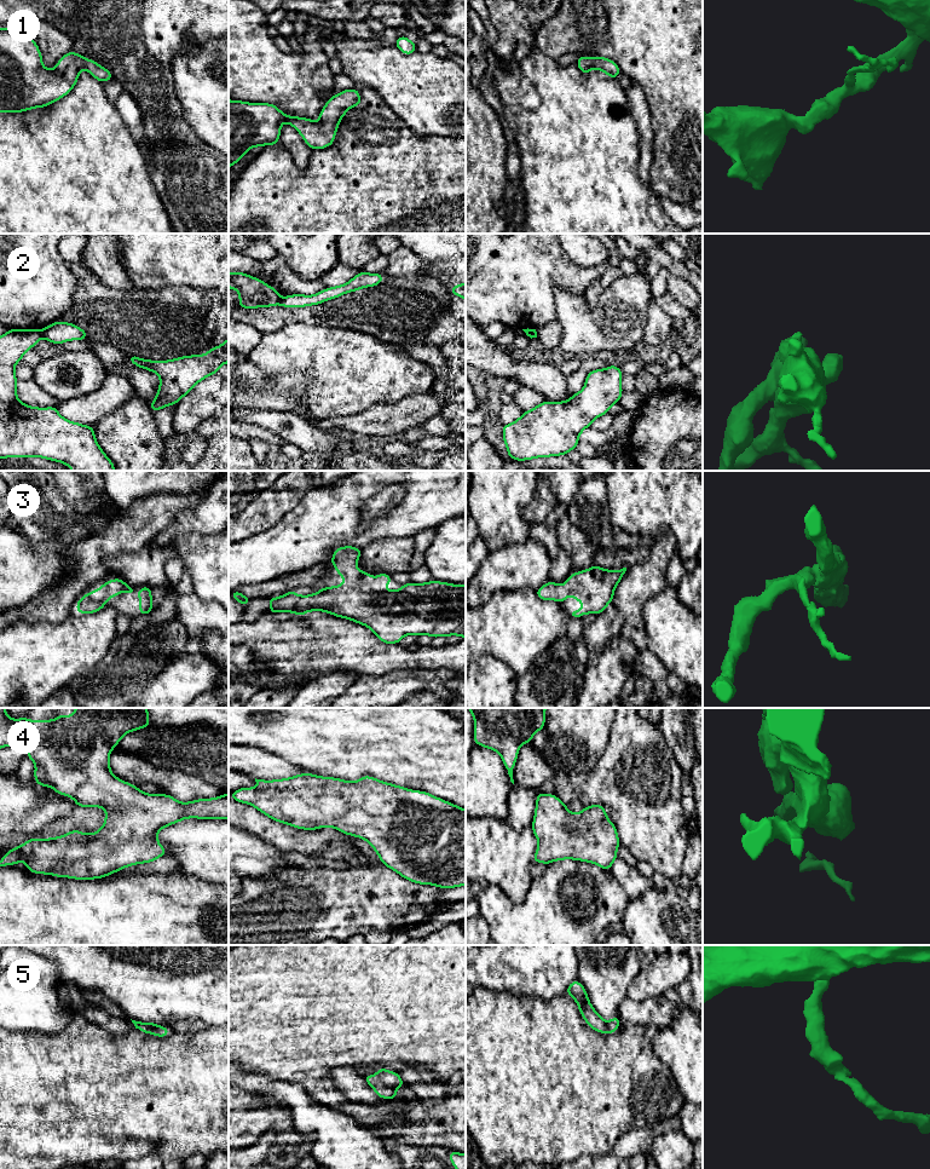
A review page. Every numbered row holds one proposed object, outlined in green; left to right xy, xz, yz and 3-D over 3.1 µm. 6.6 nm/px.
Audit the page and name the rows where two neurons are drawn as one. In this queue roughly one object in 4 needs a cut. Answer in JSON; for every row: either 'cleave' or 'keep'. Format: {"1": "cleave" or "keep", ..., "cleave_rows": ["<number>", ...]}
{"1": "keep", "2": "cleave", "3": "keep", "4": "keep", "5": "keep", "cleave_rows": ["2"]}

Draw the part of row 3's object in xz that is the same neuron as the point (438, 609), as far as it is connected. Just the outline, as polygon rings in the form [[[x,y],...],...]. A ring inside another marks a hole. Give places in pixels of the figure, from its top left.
[[[353,546],[335,548],[330,563],[340,577],[345,578],[341,586],[324,587],[311,595],[289,591],[278,598],[267,598],[271,605],[268,612],[288,611],[304,616],[308,611],[324,611],[364,624],[385,644],[399,644],[408,634],[466,638],[466,584],[432,580],[427,583],[404,583],[397,591],[383,591],[382,586],[392,583],[391,575],[382,572],[374,578],[369,572],[360,571],[356,566],[360,555],[362,549]]]

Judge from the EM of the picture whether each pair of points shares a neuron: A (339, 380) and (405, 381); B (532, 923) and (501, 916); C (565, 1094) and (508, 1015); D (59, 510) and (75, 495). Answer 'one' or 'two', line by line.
A: one
B: one
C: one
D: two

